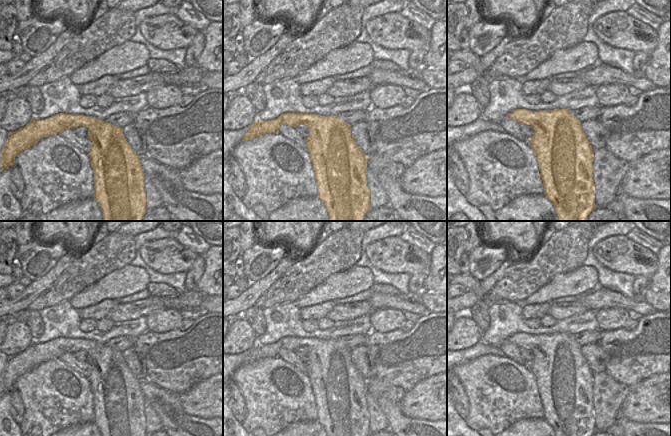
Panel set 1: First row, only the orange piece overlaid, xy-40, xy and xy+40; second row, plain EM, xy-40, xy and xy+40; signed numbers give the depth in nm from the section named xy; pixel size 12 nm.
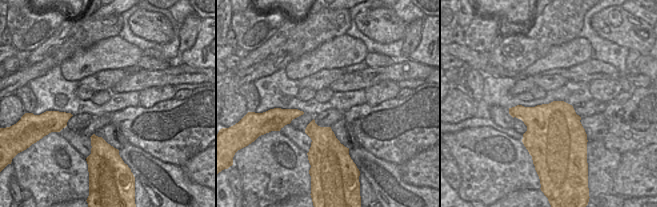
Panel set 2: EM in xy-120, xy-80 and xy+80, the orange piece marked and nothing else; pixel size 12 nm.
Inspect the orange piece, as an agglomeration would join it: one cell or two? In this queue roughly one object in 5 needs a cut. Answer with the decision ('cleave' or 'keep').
keep

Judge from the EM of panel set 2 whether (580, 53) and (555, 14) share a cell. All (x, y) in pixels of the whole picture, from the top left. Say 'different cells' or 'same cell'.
different cells

